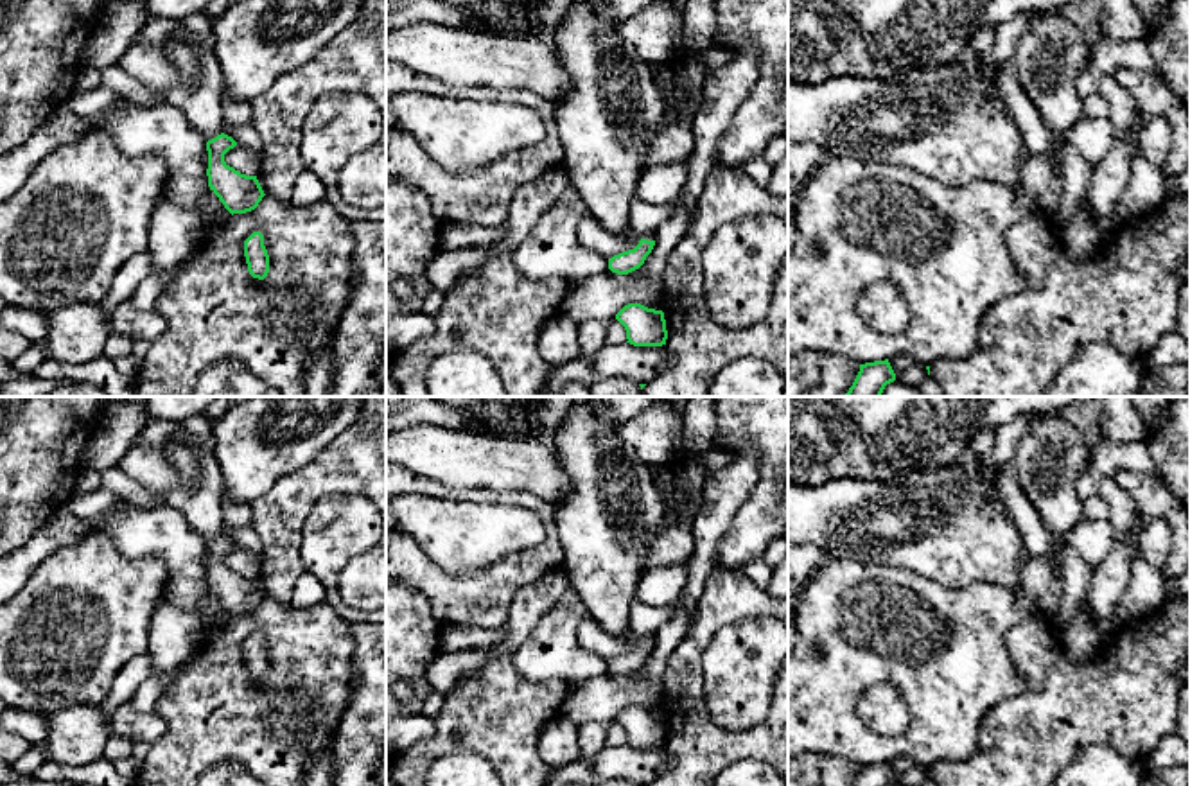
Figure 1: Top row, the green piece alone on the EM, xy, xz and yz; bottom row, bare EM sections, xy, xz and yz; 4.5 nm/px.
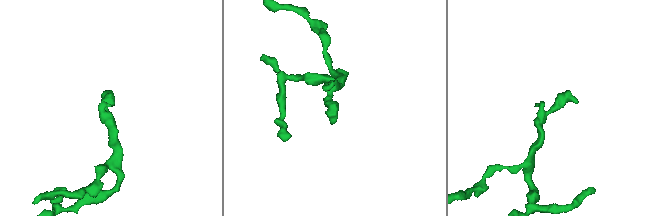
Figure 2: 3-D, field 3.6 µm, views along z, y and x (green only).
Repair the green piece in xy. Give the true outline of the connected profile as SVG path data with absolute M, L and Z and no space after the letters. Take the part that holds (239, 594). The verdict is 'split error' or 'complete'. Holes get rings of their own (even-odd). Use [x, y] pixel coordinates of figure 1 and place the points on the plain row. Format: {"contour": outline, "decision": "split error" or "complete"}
{"contour": "M147 416L140 438L117 467L129 479L162 495L165 504L183 513L190 528L208 542L208 589L219 599L224 610L232 617L255 612L266 598L257 578L241 576L224 563L224 556L233 551L237 544L223 535L224 479L215 458L214 424L203 416L192 416L179 422Z", "decision": "split error"}

